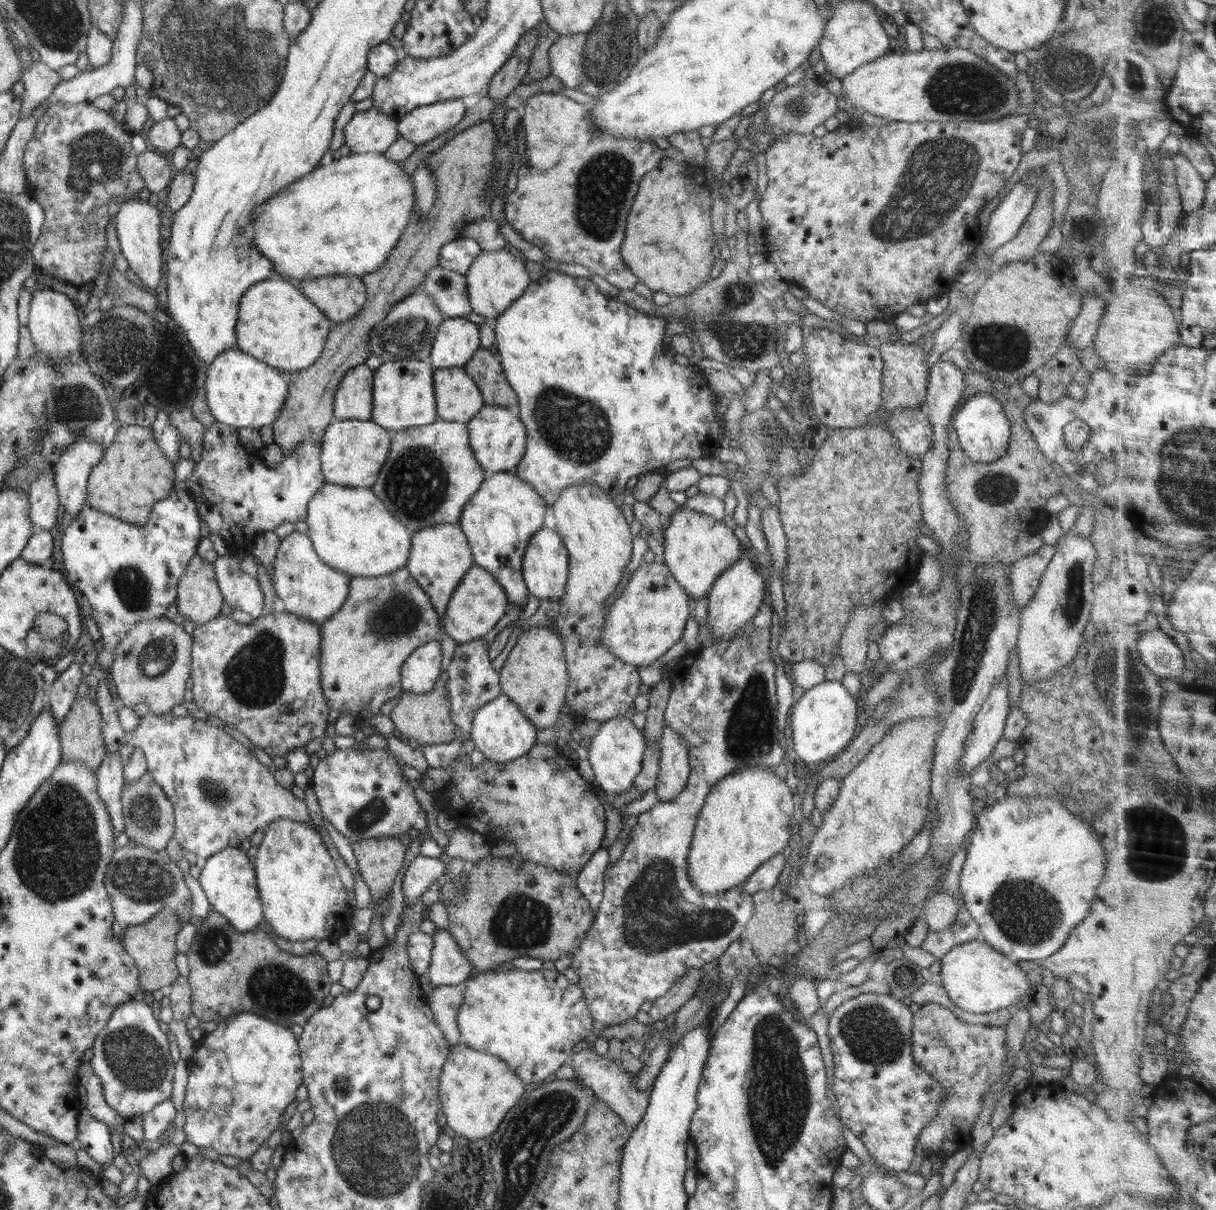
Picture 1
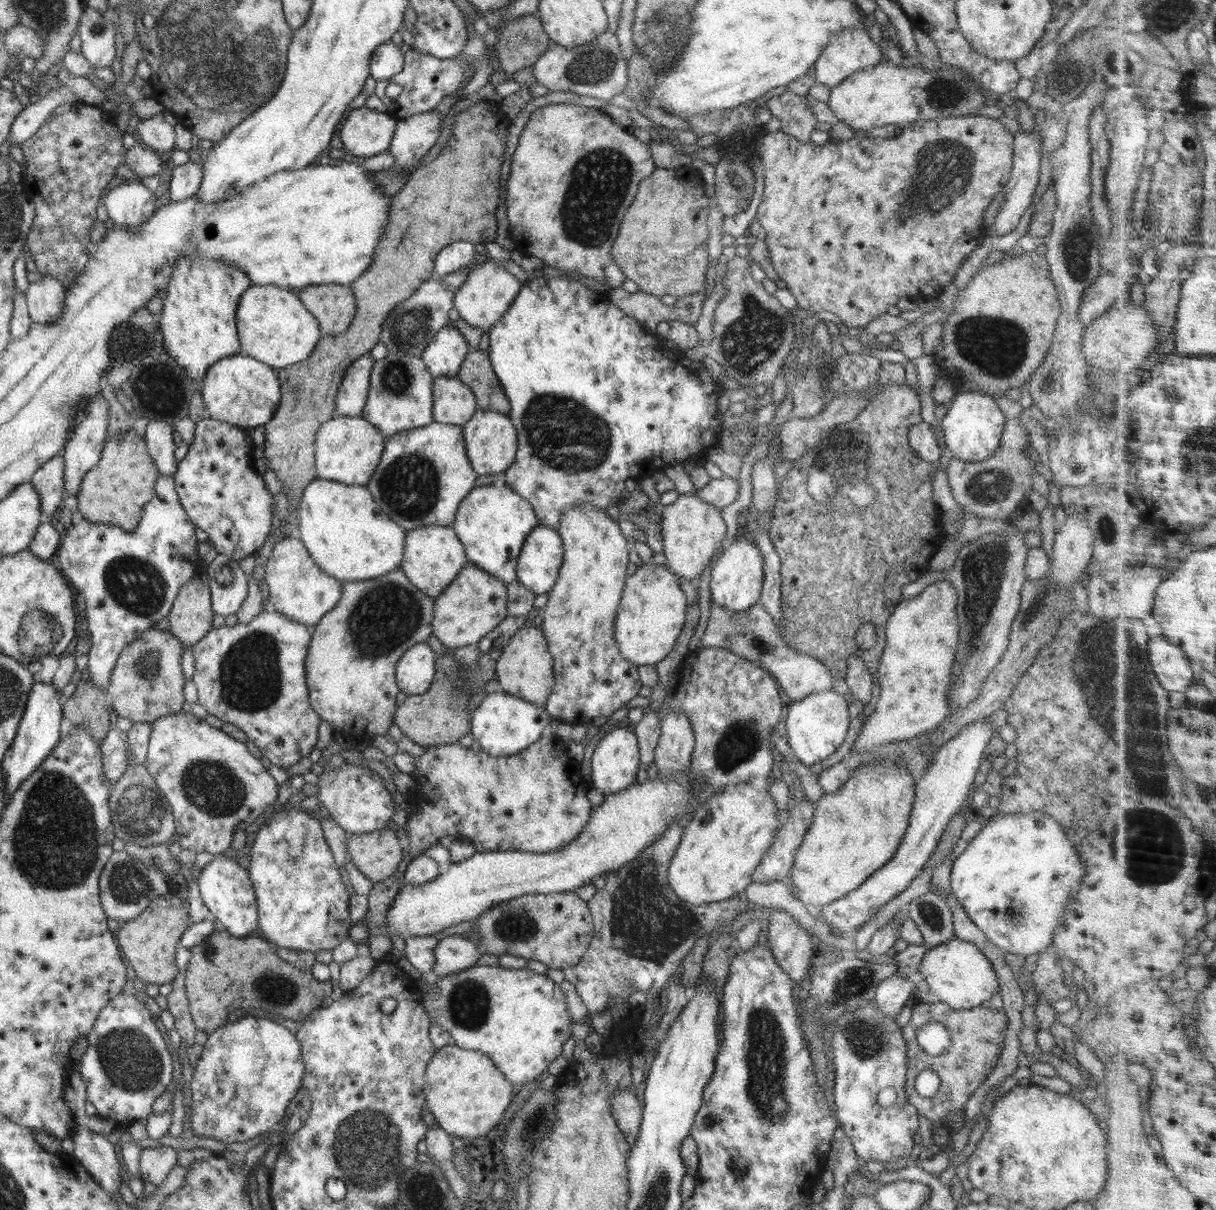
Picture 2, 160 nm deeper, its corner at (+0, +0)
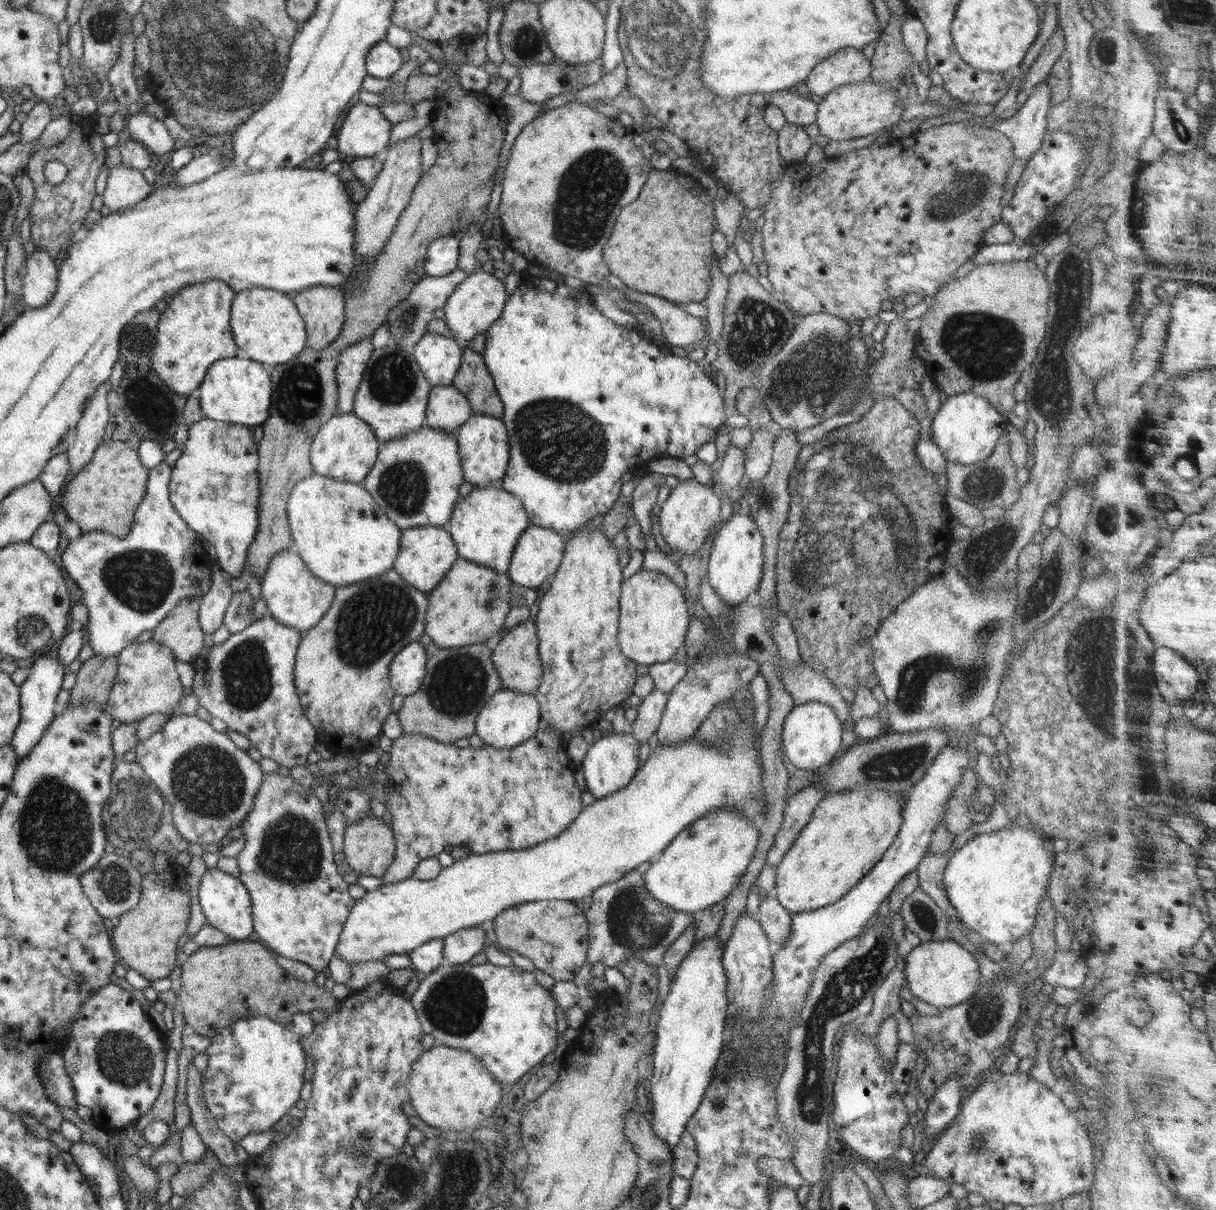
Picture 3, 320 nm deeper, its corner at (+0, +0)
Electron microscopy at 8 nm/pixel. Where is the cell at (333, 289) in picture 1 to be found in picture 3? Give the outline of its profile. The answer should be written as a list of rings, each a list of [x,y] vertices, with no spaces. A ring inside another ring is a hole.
[[[312,285],[298,291],[294,305],[306,324],[306,347],[322,350],[342,332],[346,312],[342,288]]]

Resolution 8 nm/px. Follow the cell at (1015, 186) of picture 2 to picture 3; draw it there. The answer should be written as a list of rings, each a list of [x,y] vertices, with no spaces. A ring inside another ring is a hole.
[[[1046,81],[1037,84],[1038,92],[1028,100],[1010,118],[986,125],[1004,134],[1014,147],[1018,159],[1028,162],[1042,144],[1043,134],[1047,132],[1048,111],[1051,107],[1051,89]]]

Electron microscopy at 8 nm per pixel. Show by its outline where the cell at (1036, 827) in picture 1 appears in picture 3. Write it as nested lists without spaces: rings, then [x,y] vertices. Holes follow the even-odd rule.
[[[1012,824],[1000,831],[988,830],[988,834],[974,836],[949,857],[943,874],[948,900],[960,915],[960,921],[983,936],[984,940],[997,945],[1004,942],[1015,944],[1022,935],[1030,933],[1036,924],[1038,908],[1047,894],[1054,861],[1041,835],[1040,831],[1035,833],[1032,829]]]

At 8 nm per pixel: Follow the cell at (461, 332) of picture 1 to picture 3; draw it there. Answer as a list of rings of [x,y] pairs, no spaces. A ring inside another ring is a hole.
[[[428,333],[413,349],[414,359],[432,387],[453,384],[453,378],[462,365],[463,352],[454,338]]]

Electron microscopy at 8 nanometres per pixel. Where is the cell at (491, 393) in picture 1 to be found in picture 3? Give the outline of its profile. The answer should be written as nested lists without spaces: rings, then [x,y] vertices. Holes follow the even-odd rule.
[[[466,347],[463,349],[461,362],[462,365],[453,378],[453,387],[469,400],[474,414],[501,419],[503,404],[483,356]]]

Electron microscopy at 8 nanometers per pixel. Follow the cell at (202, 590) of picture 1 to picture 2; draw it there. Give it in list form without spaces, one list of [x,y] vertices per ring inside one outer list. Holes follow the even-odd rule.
[[[206,572],[194,577],[178,591],[168,617],[168,630],[182,646],[200,642],[212,628],[215,612],[212,608],[209,578]]]

